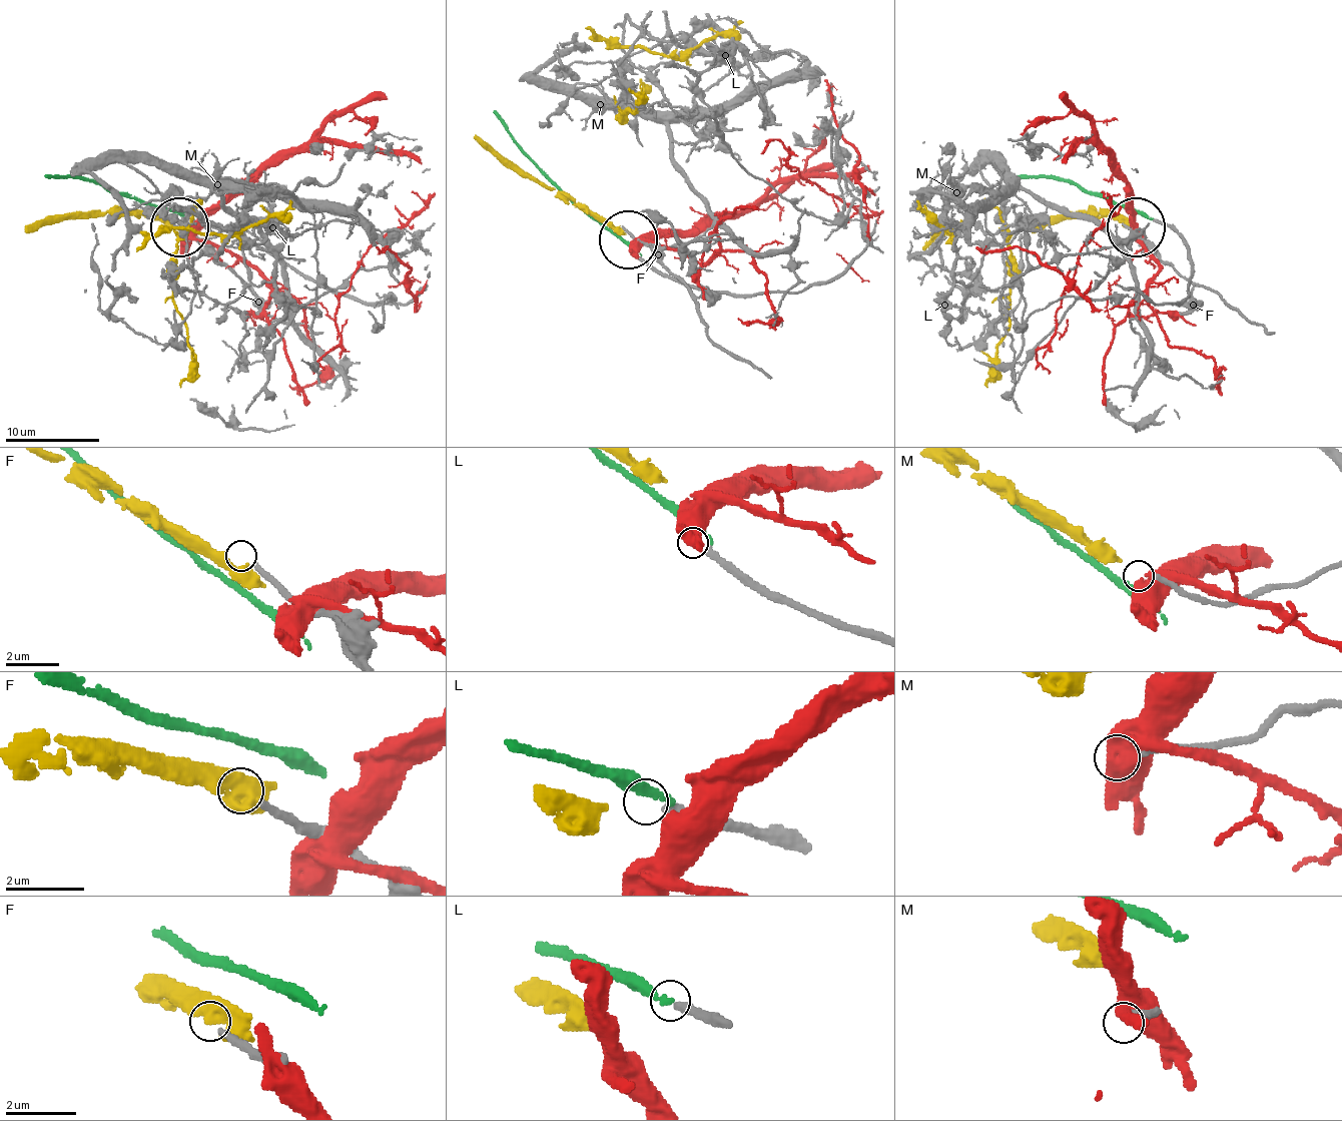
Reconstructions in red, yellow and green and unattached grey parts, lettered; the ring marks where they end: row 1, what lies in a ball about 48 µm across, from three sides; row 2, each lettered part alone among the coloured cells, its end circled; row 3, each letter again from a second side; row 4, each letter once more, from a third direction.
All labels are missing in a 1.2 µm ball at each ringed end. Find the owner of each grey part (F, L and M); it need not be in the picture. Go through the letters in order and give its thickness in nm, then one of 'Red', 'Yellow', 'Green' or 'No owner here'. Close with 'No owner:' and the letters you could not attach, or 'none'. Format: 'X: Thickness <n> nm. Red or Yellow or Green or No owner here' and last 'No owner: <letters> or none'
F: Thickness 190 nm. No owner here
L: Thickness 280 nm. No owner here
M: Thickness 190 nm. No owner here
No owner: F, L, M

